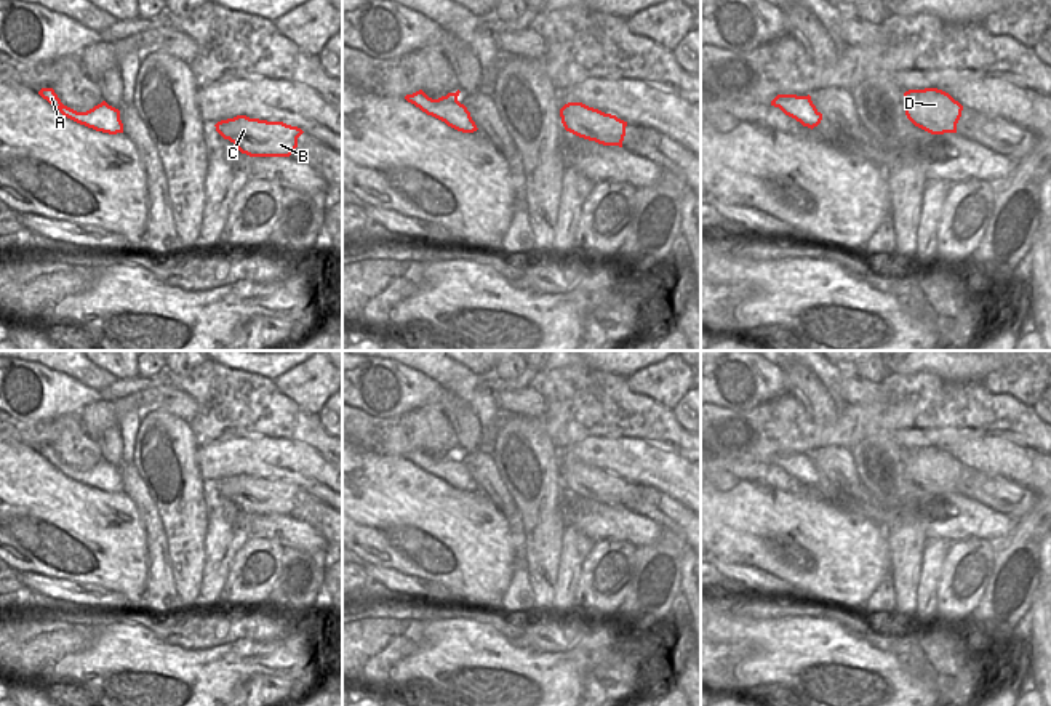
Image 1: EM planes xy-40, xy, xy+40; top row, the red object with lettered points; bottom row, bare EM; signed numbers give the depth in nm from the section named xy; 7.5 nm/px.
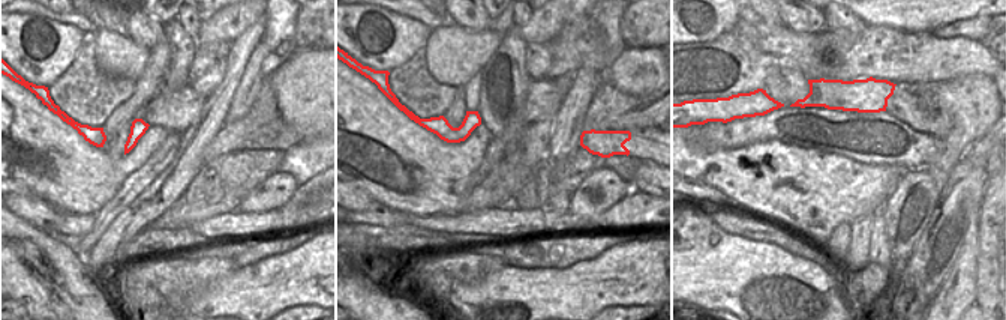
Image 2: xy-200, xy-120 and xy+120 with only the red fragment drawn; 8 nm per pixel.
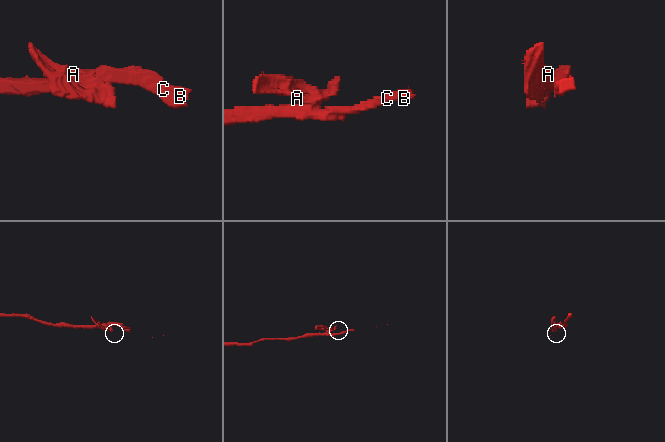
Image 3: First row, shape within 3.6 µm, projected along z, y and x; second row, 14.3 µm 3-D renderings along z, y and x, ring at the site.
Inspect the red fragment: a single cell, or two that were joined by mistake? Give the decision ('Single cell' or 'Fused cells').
Fused cells

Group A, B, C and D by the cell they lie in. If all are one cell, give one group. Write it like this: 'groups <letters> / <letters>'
groups A / B C D

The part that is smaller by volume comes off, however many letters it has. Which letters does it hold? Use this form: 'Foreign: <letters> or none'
Foreign: A

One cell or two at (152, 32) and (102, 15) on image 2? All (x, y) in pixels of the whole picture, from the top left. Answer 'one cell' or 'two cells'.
one cell

